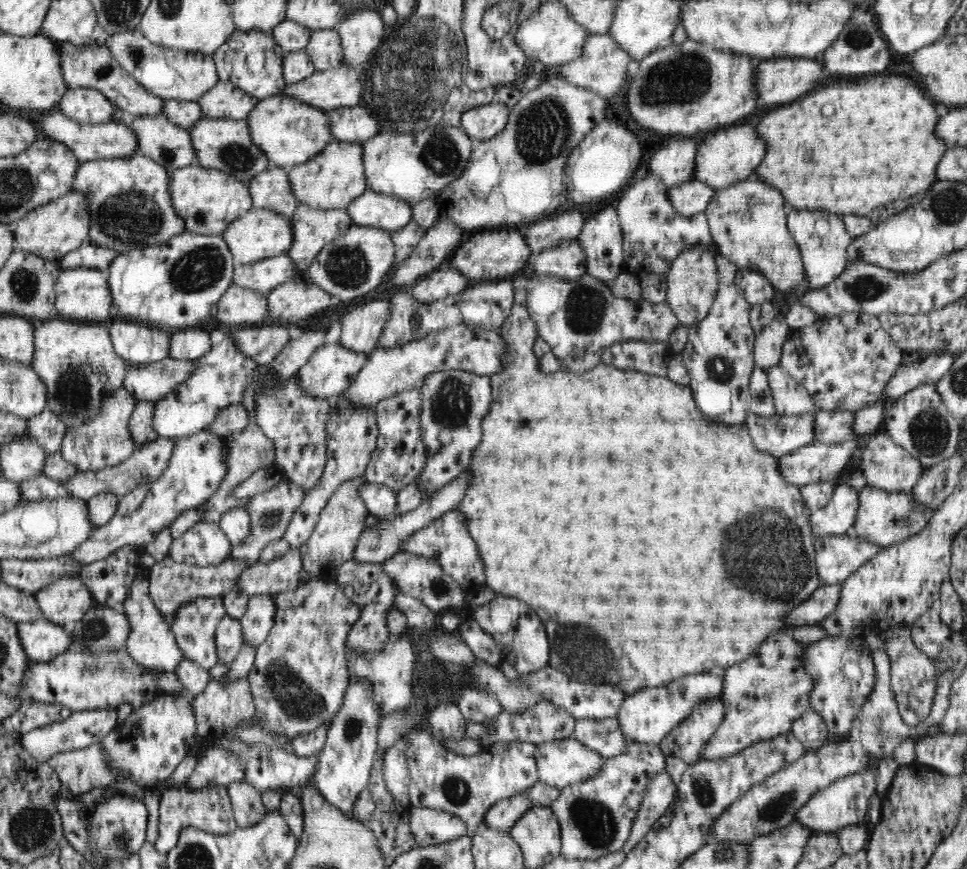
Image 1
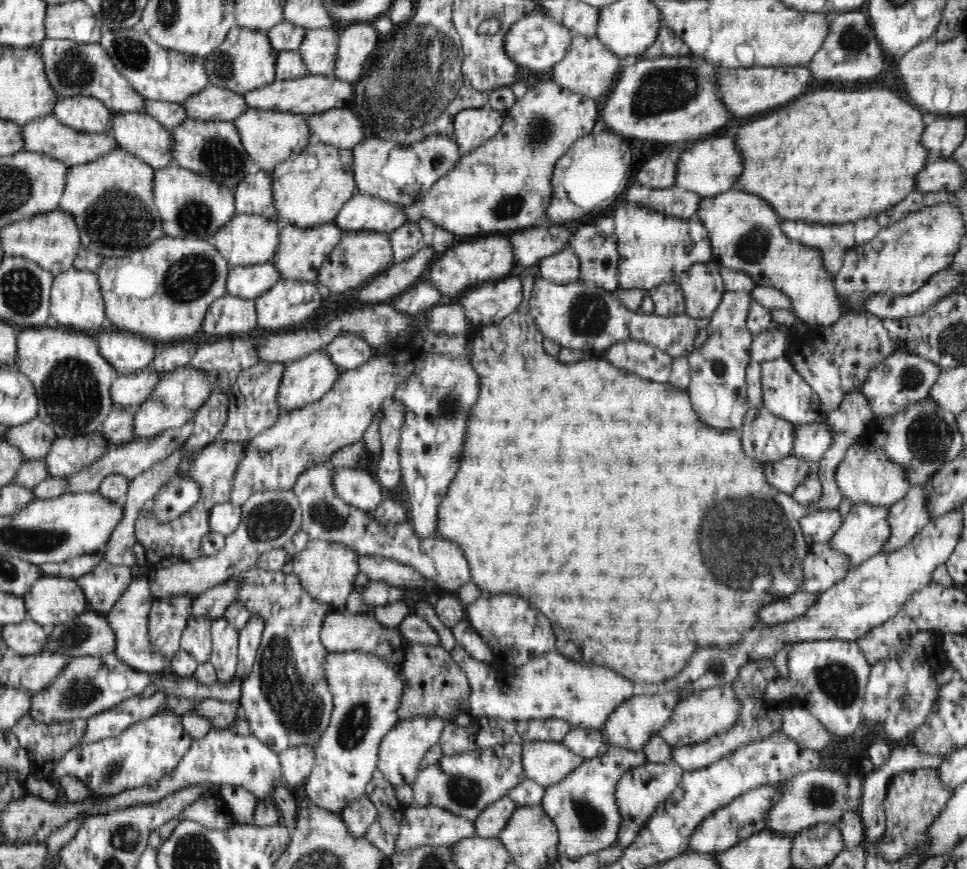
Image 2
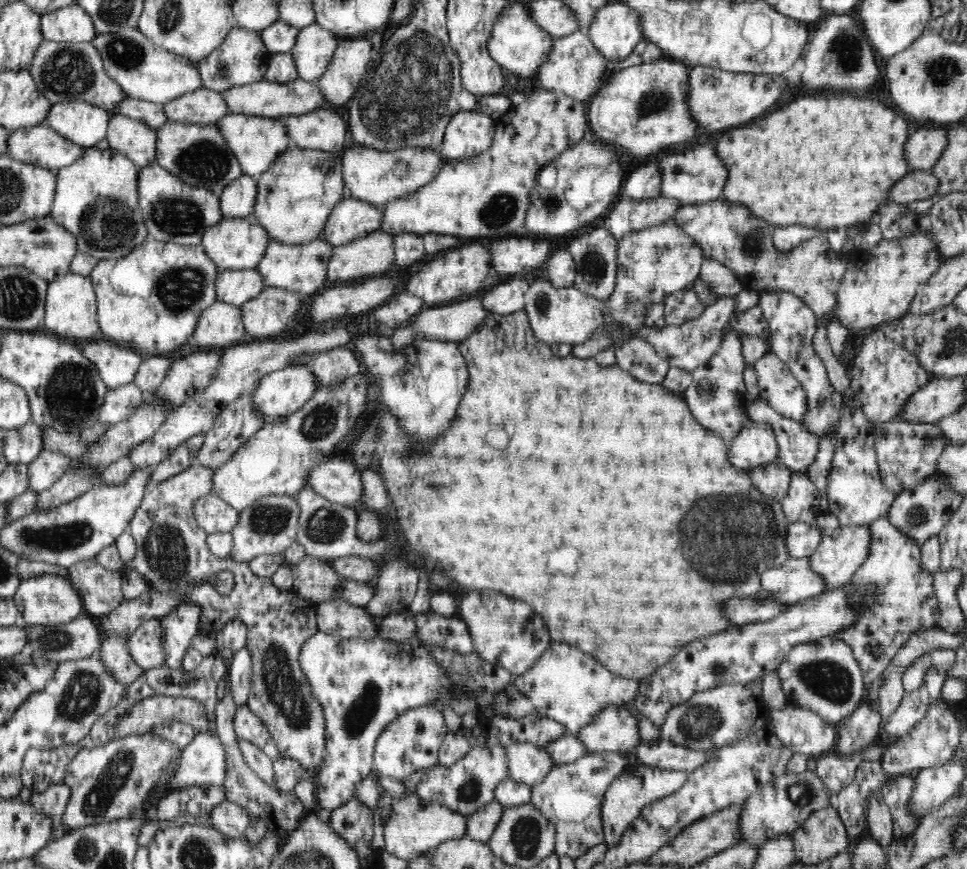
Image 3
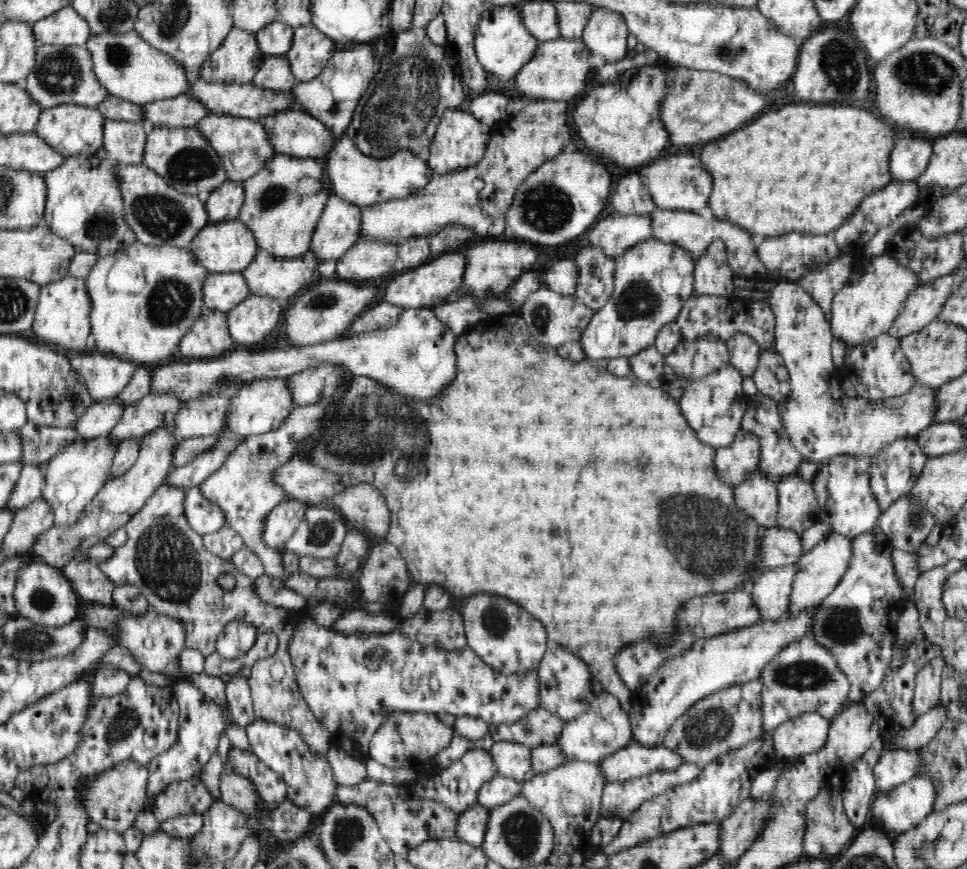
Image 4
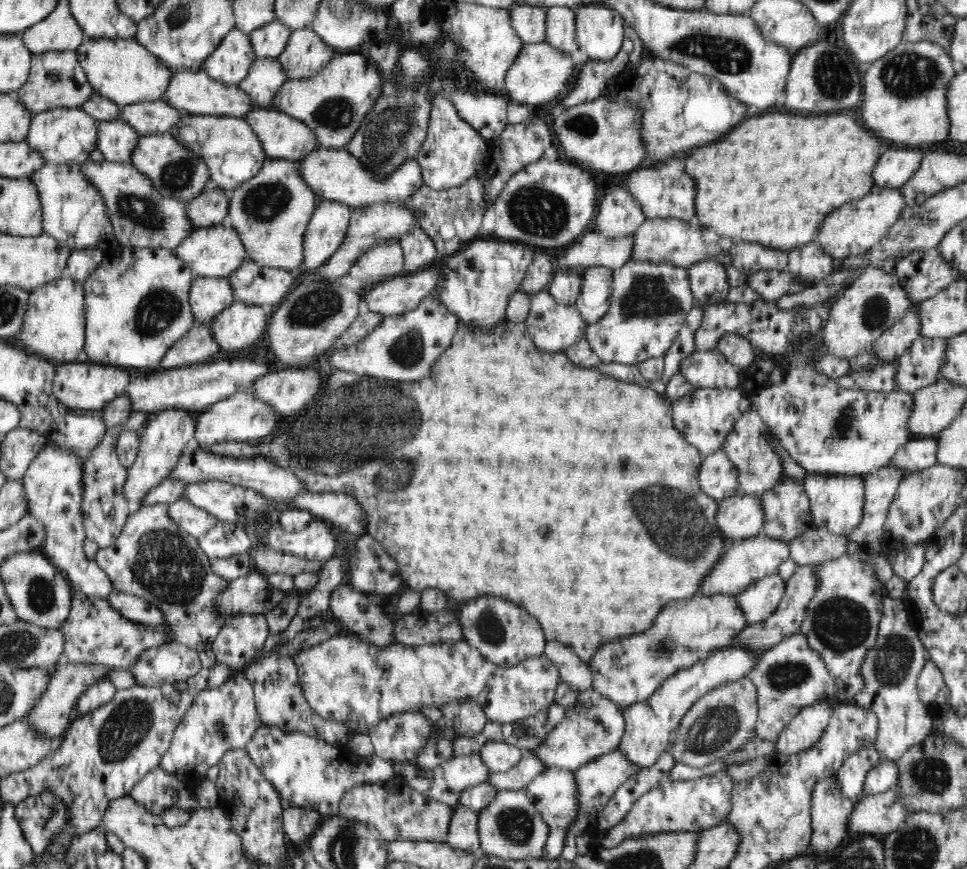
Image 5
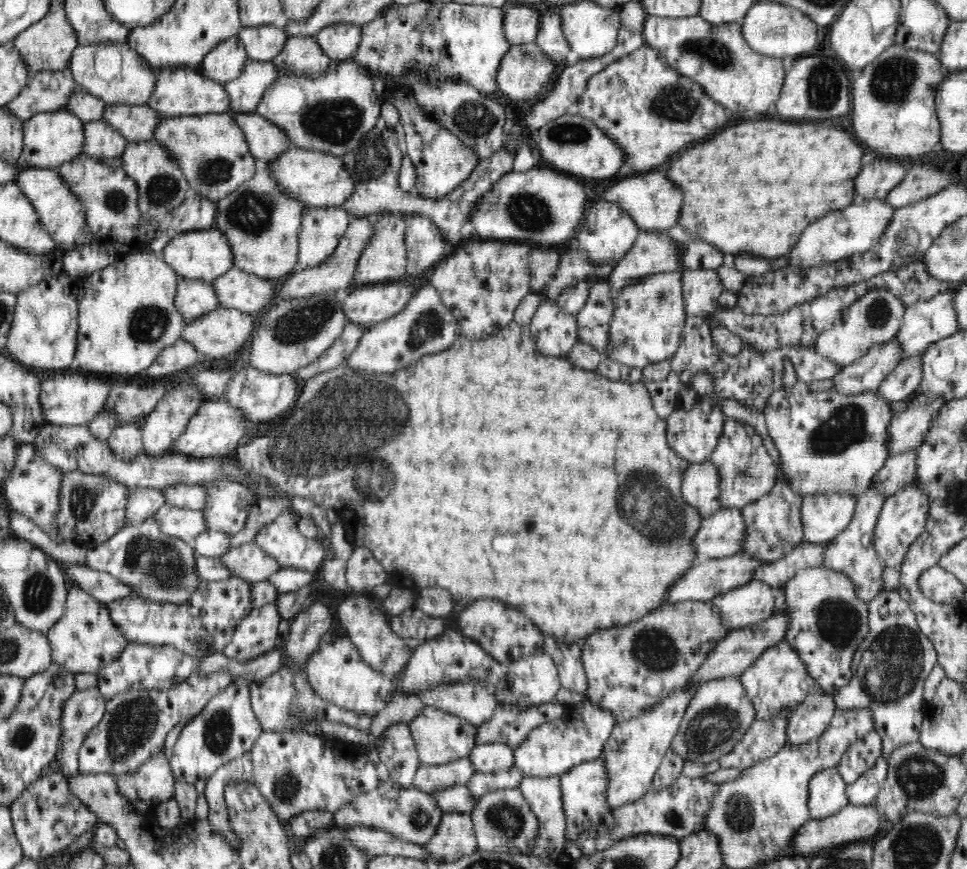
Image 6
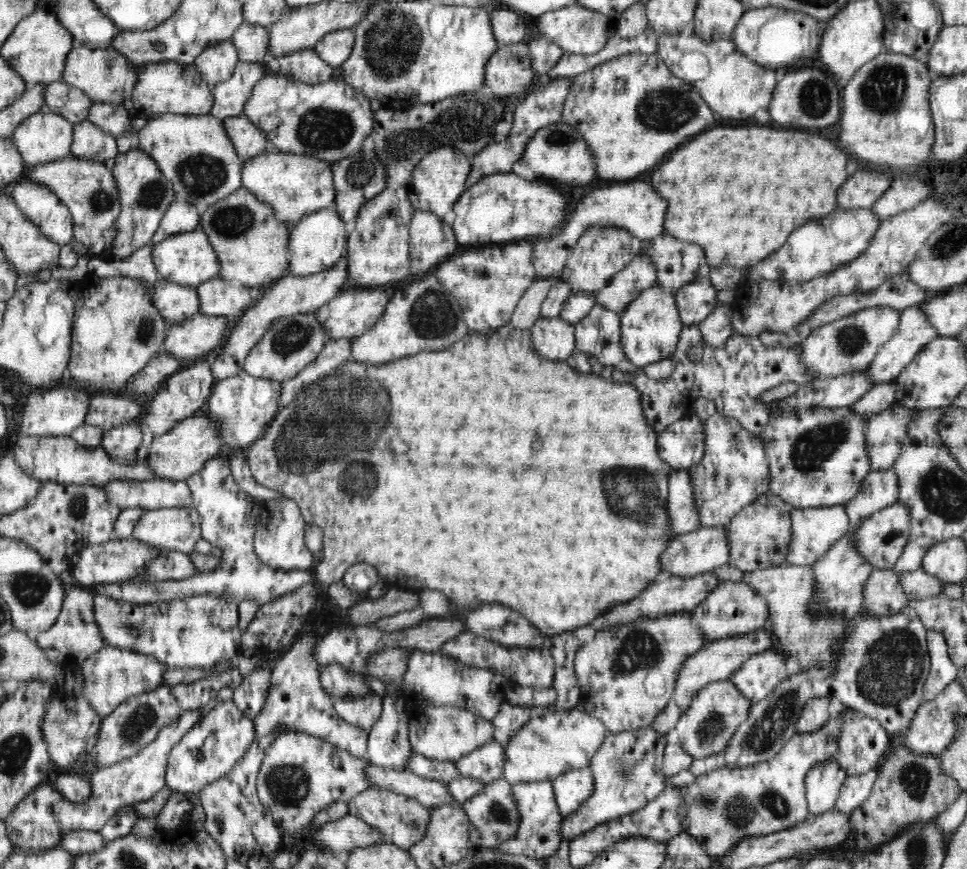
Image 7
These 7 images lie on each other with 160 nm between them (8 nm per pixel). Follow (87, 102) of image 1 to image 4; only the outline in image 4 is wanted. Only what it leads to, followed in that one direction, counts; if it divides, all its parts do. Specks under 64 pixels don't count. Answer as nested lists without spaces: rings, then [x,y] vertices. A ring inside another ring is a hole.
[[[60,104],[54,108],[42,109],[34,131],[37,138],[48,143],[52,150],[65,158],[87,156],[95,154],[96,150],[103,146],[105,119],[97,109],[76,104]]]

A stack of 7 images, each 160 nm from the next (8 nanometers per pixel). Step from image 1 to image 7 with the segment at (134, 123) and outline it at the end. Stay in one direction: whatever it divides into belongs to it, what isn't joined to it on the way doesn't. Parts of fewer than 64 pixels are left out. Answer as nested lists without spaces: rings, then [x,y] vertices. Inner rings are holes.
[[[87,118],[73,125],[72,148],[70,156],[104,163],[108,158],[115,158],[118,152],[116,137],[100,130]]]

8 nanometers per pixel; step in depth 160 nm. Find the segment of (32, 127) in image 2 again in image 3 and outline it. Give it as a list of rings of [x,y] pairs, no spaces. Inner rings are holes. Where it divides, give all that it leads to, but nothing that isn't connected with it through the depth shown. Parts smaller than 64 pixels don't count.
[[[44,123],[8,133],[5,154],[20,163],[57,172],[84,156],[88,148],[67,142]]]

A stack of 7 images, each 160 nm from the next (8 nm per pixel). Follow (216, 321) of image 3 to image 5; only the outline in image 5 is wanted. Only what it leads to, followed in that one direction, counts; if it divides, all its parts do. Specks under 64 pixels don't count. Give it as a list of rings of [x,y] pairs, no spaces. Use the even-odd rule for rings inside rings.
[[[202,323],[193,326],[186,335],[173,343],[158,365],[160,368],[171,369],[204,363],[218,354],[219,350],[218,344],[213,342],[212,334],[209,334],[208,323]]]

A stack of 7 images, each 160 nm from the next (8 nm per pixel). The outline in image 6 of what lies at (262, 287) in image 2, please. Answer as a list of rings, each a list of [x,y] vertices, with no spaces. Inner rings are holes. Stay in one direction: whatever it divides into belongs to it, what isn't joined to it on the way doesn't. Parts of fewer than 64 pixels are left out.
[[[192,279],[178,280],[173,306],[186,322],[200,319],[218,308],[211,283]]]

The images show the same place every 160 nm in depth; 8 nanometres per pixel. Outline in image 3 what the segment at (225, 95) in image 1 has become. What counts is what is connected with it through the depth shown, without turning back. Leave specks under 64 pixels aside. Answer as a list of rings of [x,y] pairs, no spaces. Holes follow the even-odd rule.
[[[200,87],[195,92],[184,94],[164,104],[162,113],[167,120],[176,123],[214,125],[229,112],[220,92]]]

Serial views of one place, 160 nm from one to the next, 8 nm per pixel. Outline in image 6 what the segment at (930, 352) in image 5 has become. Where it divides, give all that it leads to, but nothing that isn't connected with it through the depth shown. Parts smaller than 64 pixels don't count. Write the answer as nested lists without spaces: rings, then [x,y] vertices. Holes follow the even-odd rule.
[[[921,354],[902,360],[877,388],[884,402],[895,403],[908,398],[920,387]]]

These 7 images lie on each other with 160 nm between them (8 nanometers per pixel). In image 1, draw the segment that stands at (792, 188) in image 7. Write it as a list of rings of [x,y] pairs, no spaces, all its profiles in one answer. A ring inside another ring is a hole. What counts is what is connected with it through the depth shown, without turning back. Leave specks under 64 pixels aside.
[[[878,74],[878,76],[870,76],[870,78],[860,78],[860,80],[854,80],[854,82],[832,84],[828,88],[818,90],[818,92],[812,92],[810,96],[804,96],[802,100],[796,102],[796,106],[786,106],[786,108],[782,106],[778,110],[774,110],[772,114],[768,114],[766,118],[762,118],[760,122],[756,122],[753,128],[755,134],[761,142],[764,142],[765,146],[768,146],[764,152],[766,156],[761,158],[761,164],[757,166],[758,176],[762,178],[762,181],[759,182],[764,182],[773,190],[778,190],[781,198],[784,198],[787,208],[791,210],[828,210],[828,212],[832,212],[832,215],[860,215],[866,217],[872,210],[882,207],[888,202],[894,202],[894,200],[910,201],[916,195],[925,194],[931,185],[937,181],[935,173],[940,159],[947,149],[944,142],[941,142],[933,134],[933,129],[936,128],[936,122],[941,113],[943,113],[943,110],[934,101],[922,96],[922,88],[918,92],[918,88],[902,76],[880,76]]]

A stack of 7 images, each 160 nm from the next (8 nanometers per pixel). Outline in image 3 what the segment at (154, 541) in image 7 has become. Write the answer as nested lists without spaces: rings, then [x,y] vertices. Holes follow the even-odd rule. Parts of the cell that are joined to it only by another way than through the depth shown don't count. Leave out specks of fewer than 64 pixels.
[[[214,492],[198,497],[192,506],[194,519],[207,534],[231,532],[240,516]]]

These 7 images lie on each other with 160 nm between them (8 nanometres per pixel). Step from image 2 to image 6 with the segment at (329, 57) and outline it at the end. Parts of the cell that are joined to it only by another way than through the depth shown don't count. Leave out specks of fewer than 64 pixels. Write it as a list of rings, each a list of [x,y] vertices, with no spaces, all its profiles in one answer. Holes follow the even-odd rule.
[[[288,39],[278,56],[272,60],[280,72],[294,77],[316,79],[331,66],[325,52],[314,39]]]

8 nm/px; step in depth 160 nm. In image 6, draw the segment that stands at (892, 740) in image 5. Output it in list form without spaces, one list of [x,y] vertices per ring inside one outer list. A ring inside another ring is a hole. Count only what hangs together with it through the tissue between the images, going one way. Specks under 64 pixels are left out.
[[[898,591],[896,593],[878,593],[868,605],[868,634],[865,640],[857,646],[854,653],[852,666],[850,666],[850,678],[844,688],[833,692],[833,699],[837,708],[869,710],[874,719],[874,726],[880,735],[882,750],[881,756],[888,758],[889,753],[896,748],[917,741],[920,736],[921,724],[924,720],[924,683],[931,674],[937,662],[935,646],[920,630],[913,608],[902,599]]]

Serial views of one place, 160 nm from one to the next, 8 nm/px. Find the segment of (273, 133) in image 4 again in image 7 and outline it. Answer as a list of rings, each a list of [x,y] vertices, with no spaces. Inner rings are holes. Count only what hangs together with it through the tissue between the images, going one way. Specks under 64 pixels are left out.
[[[244,114],[223,119],[222,125],[228,137],[232,139],[236,153],[243,160],[258,156],[270,149],[268,139],[250,119],[245,118]]]

